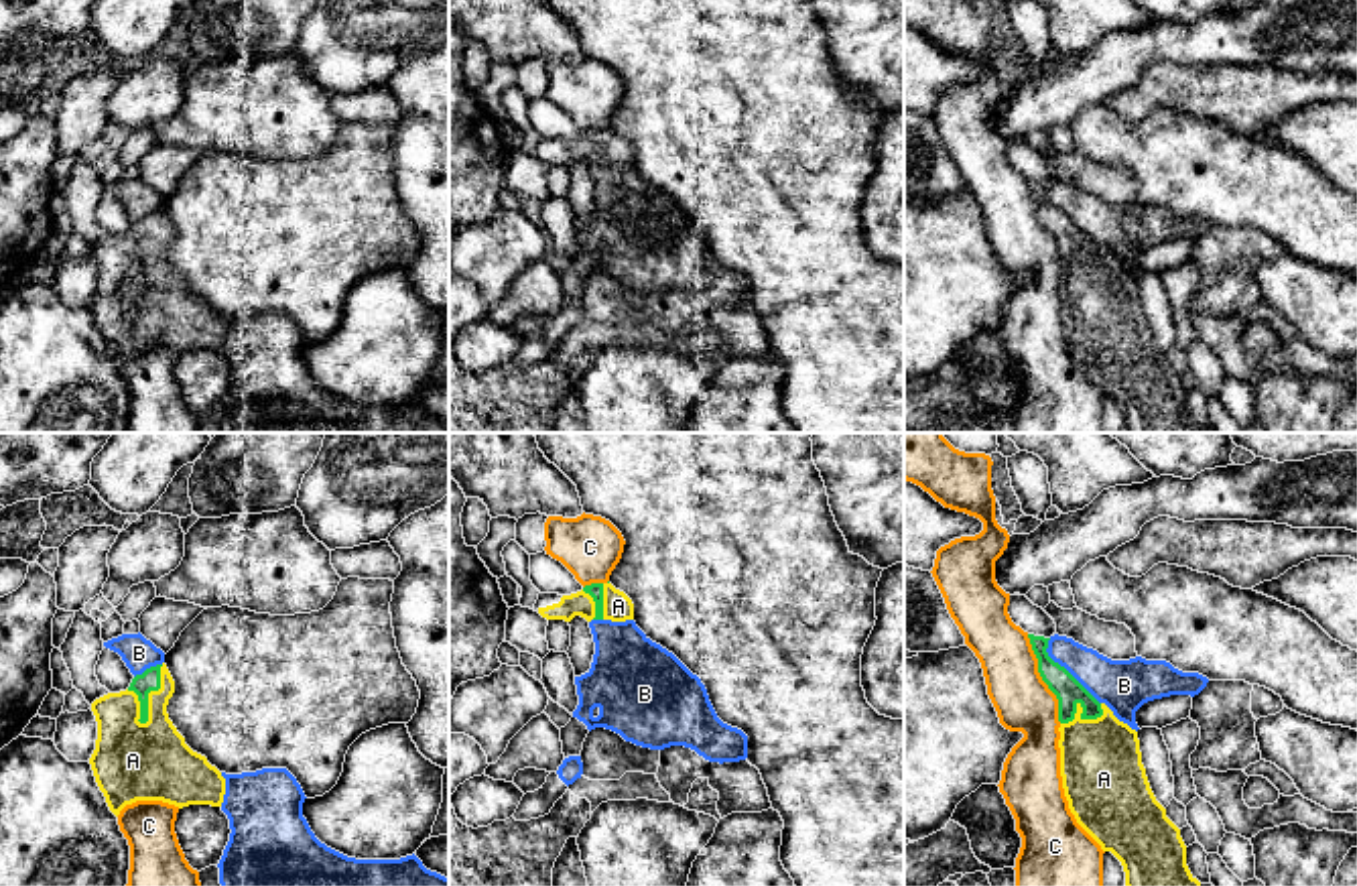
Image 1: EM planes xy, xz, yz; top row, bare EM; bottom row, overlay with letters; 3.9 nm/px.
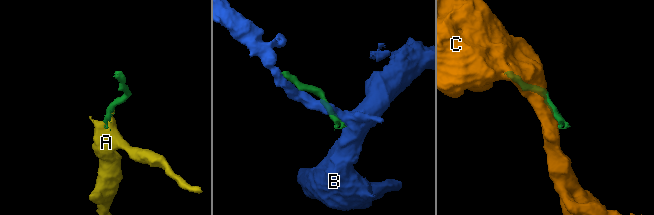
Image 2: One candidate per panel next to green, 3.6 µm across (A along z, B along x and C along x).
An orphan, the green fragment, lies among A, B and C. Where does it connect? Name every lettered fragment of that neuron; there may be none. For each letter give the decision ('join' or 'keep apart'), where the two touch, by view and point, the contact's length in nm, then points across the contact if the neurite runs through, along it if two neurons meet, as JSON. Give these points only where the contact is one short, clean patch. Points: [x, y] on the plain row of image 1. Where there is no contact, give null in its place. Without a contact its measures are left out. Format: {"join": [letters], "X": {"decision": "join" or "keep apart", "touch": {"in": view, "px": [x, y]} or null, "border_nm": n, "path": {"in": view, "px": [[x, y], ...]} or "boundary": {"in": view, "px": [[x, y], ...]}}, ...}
{"join": ["A"], "A": {"decision": "join", "touch": {"in": "xy", "px": [149, 236]}, "border_nm": 260, "path": {"in": "xy", "px": [[149, 226], [149, 236], [149, 287], [153, 299]]}}, "B": {"decision": "keep apart", "touch": {"in": "yz", "px": [1067, 216]}, "border_nm": 340, "boundary": {"in": "yz", "px": [[1049, 183], [1047, 198], [1100, 248]]}}, "C": {"decision": "keep apart", "touch": {"in": "yz", "px": [1043, 224]}, "border_nm": 380}}

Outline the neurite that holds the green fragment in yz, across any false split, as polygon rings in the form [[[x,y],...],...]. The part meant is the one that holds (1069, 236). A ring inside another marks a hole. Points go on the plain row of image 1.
[[[1028,179],[1038,217],[1058,244],[1060,321],[1069,354],[1077,368],[1123,410],[1127,433],[1201,433],[1186,410],[1180,374],[1156,345],[1142,309],[1138,276],[1119,266],[1064,211],[1054,207],[1044,181]]]

